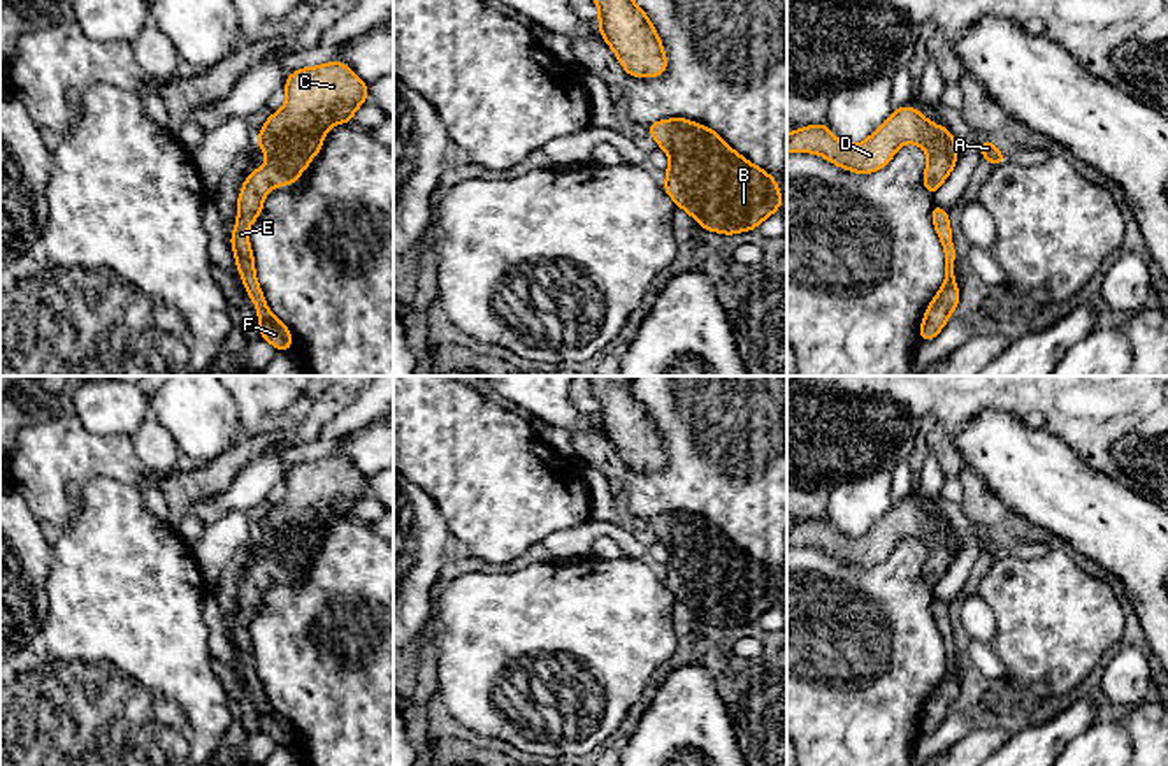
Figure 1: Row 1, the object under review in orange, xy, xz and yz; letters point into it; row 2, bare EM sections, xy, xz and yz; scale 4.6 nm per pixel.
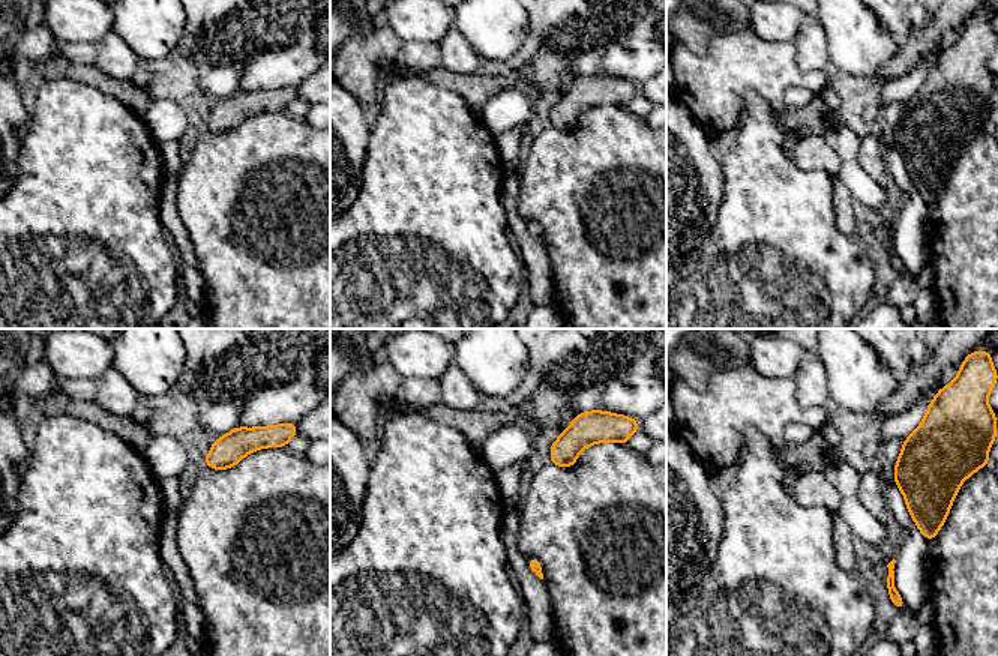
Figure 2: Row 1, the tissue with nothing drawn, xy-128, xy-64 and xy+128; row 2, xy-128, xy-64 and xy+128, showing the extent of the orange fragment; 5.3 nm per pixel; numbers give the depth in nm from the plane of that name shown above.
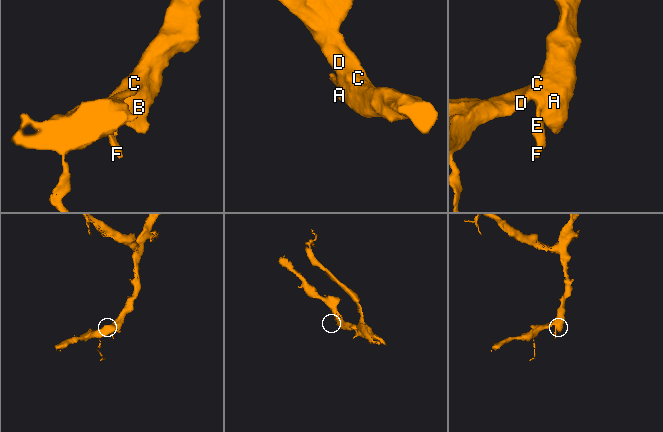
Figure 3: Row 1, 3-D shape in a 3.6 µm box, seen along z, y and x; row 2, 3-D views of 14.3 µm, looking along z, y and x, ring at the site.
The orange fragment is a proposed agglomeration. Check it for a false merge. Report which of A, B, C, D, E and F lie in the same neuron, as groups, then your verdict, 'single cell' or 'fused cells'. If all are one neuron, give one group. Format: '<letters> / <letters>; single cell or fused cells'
A B C D E F; single cell

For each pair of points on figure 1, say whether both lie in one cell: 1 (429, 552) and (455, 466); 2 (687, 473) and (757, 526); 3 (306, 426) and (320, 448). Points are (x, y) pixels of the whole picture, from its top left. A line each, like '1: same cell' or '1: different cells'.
1: different cells
2: same cell
3: different cells

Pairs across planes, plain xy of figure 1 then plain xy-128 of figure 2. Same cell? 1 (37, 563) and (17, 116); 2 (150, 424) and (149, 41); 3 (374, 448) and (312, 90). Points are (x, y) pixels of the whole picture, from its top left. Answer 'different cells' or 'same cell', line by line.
1: same cell
2: different cells
3: different cells

